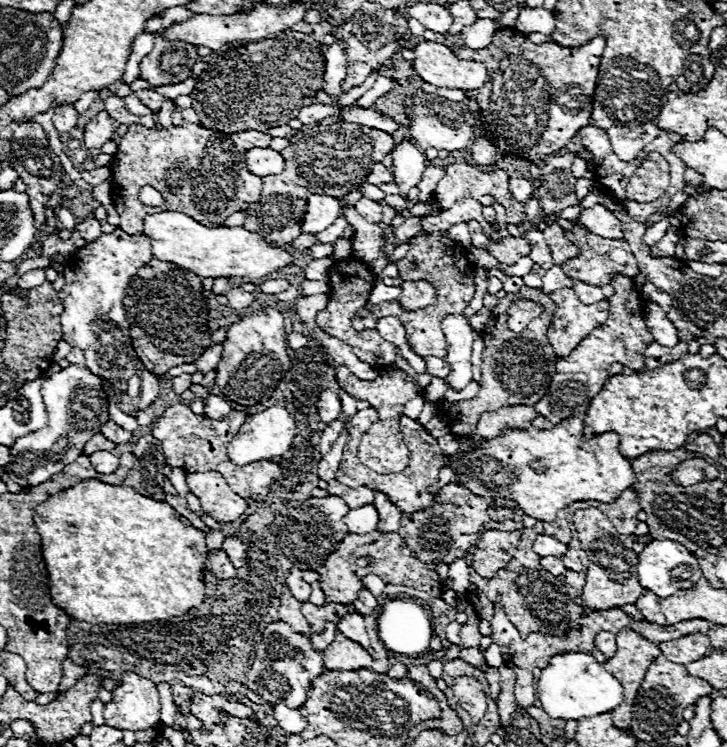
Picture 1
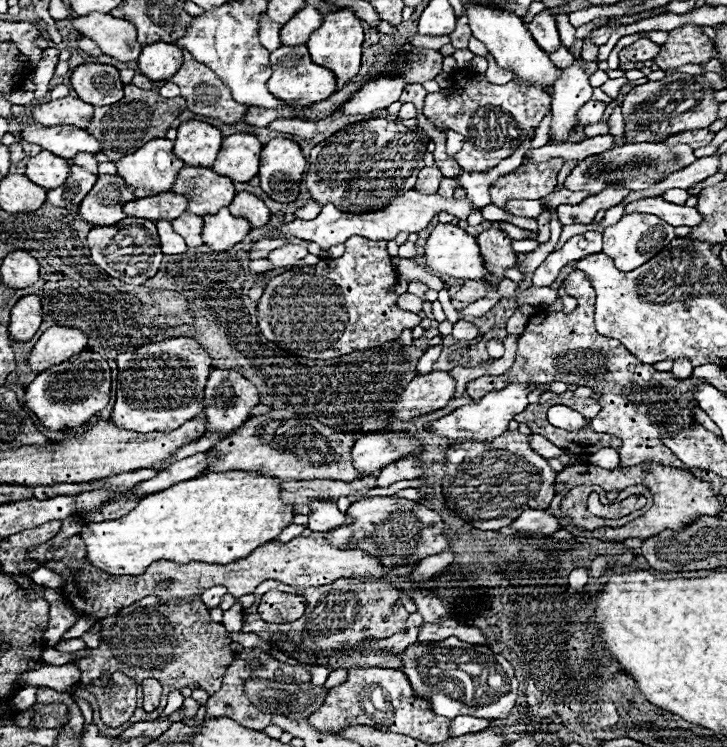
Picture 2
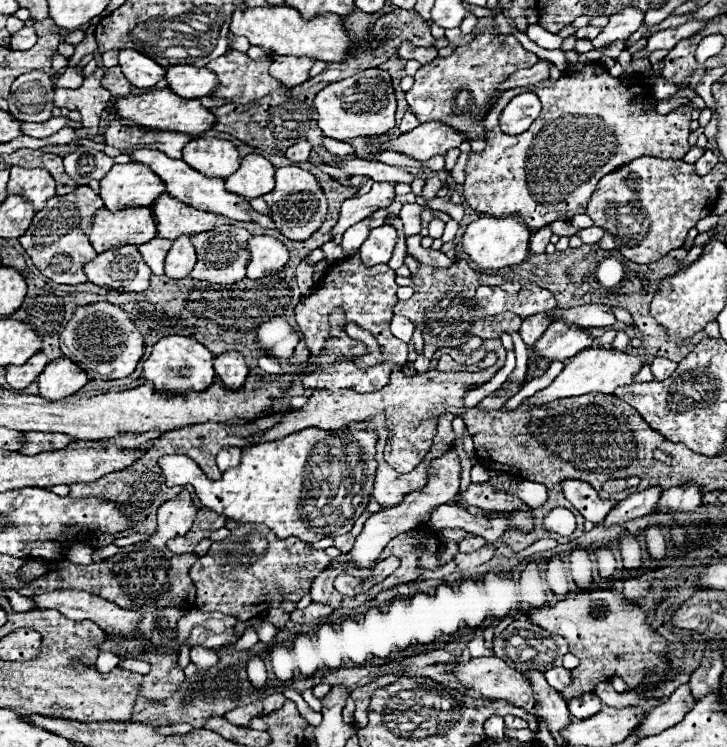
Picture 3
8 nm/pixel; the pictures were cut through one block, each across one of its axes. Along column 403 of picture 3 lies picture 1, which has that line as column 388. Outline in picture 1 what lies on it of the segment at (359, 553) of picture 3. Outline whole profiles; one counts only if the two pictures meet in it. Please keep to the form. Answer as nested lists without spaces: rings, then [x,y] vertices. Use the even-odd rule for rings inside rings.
[[[374,492],[374,506],[378,510],[378,532],[398,532],[400,530],[400,510],[388,502],[382,492]]]

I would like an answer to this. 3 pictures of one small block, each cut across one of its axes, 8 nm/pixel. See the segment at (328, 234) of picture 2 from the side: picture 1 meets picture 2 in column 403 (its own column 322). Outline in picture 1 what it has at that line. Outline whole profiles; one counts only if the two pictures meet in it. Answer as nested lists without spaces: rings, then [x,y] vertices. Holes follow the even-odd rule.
[[[310,194],[302,232],[318,234],[318,232],[326,230],[330,224],[334,224],[338,214],[340,214],[340,206],[338,206],[336,198],[326,196],[326,194]]]

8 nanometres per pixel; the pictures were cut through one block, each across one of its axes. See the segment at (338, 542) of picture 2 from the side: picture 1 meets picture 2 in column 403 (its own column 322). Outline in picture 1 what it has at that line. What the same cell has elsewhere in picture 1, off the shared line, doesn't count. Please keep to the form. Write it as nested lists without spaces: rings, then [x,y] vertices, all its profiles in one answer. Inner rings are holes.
[[[338,496],[306,498],[306,500],[288,502],[274,522],[278,548],[296,568],[318,570],[326,562],[326,558],[334,552],[334,548],[342,542],[342,538],[348,534],[348,528],[342,522],[348,510],[350,508],[346,506],[346,502],[342,502],[342,498]]]

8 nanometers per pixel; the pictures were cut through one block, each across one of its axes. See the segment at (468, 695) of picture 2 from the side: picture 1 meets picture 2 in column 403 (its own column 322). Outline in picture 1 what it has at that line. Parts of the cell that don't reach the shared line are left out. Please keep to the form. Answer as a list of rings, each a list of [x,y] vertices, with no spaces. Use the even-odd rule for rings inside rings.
[[[270,622],[266,630],[262,632],[262,638],[254,650],[254,660],[248,674],[248,690],[256,692],[264,702],[276,704],[286,702],[286,706],[302,706],[302,702],[308,696],[310,680],[320,676],[324,672],[322,666],[322,652],[316,652],[312,648],[312,642],[308,636],[294,632],[286,622]]]

